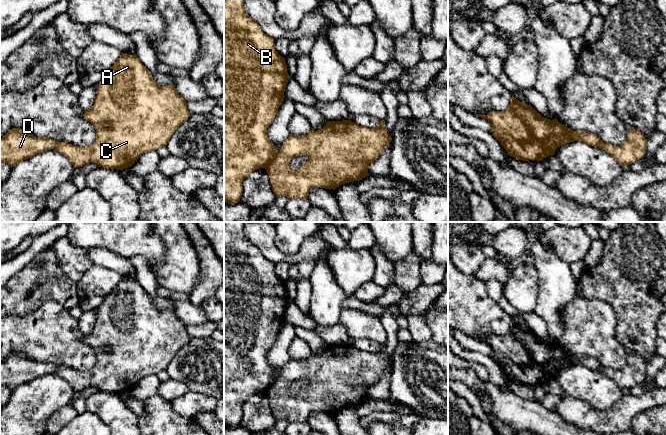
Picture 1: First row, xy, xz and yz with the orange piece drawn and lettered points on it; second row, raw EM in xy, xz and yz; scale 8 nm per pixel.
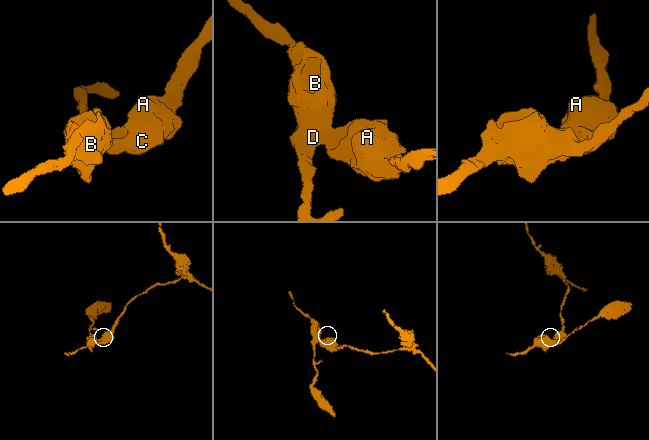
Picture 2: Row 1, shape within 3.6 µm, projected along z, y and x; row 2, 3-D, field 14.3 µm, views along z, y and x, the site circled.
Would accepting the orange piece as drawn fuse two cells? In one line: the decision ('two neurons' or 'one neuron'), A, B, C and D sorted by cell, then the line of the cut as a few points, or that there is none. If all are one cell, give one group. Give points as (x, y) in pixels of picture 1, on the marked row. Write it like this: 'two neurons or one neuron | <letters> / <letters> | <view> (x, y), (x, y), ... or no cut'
two neurons | A C / B D | xz (278, 153), (264, 167)

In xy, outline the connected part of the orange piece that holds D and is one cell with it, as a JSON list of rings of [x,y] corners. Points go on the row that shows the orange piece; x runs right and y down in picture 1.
[[[12,128],[0,139],[0,163],[5,162],[11,167],[46,150],[54,149],[57,142],[44,137],[36,137],[26,131]]]

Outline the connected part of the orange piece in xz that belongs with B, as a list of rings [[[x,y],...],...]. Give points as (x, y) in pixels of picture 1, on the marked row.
[[[224,0],[224,199],[228,204],[238,203],[242,182],[252,171],[265,168],[278,154],[270,142],[267,128],[277,116],[290,76],[285,58],[280,56],[274,39],[266,35],[260,25],[244,9],[245,0]]]

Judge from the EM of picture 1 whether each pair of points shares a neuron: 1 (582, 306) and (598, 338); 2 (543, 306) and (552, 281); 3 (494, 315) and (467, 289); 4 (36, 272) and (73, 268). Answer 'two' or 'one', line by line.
1: one
2: one
3: one
4: two

